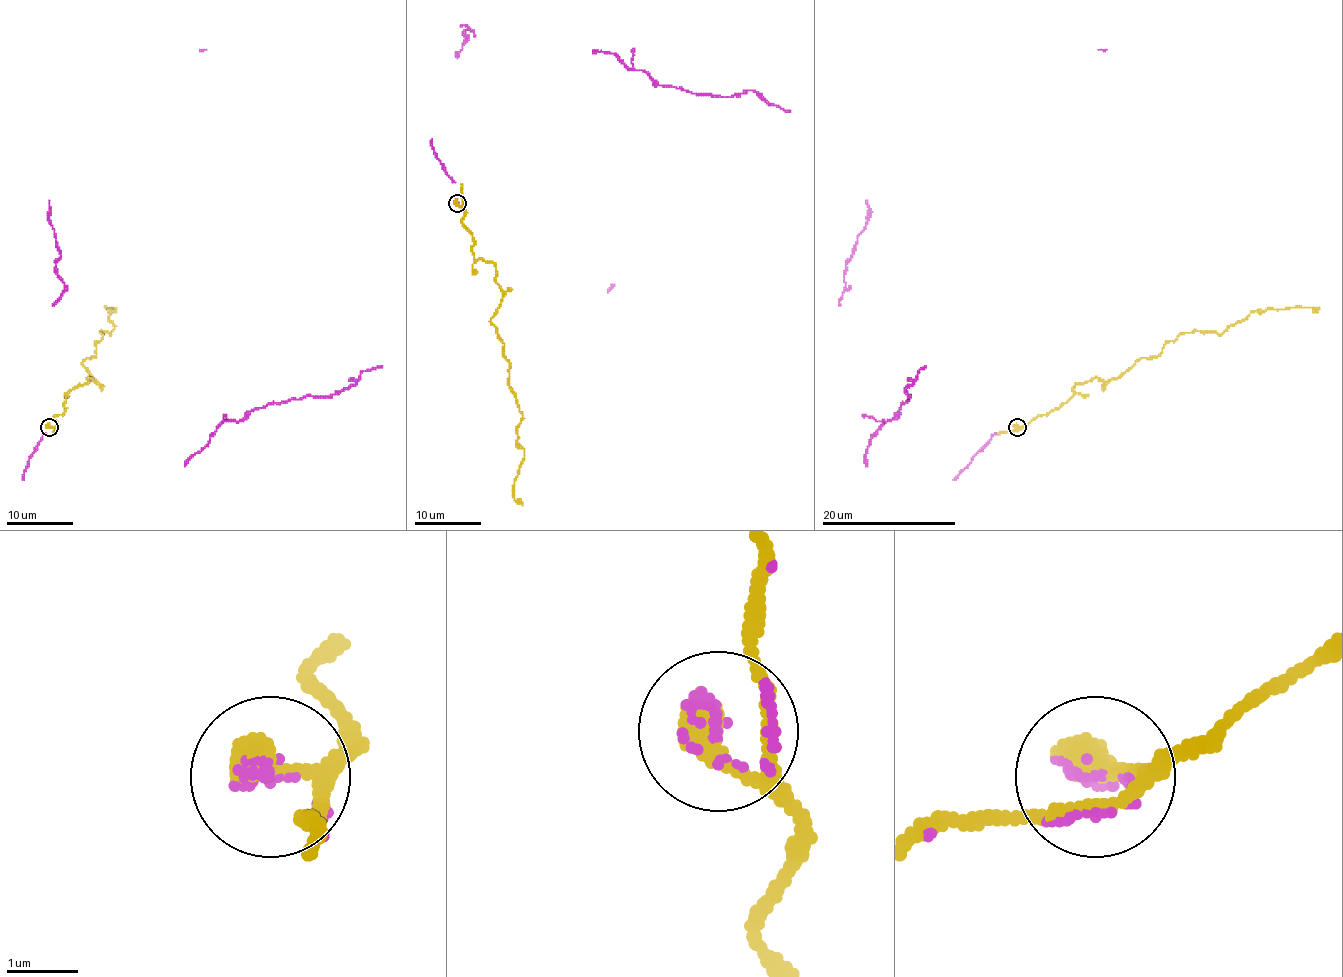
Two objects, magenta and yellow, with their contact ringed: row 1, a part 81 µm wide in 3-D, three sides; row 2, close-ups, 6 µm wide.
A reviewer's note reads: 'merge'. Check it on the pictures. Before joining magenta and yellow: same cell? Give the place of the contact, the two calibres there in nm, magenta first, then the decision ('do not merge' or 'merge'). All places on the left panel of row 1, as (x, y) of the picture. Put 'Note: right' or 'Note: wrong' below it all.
place (49, 427); calibres 130 and 360 nm; merge
Note: right

